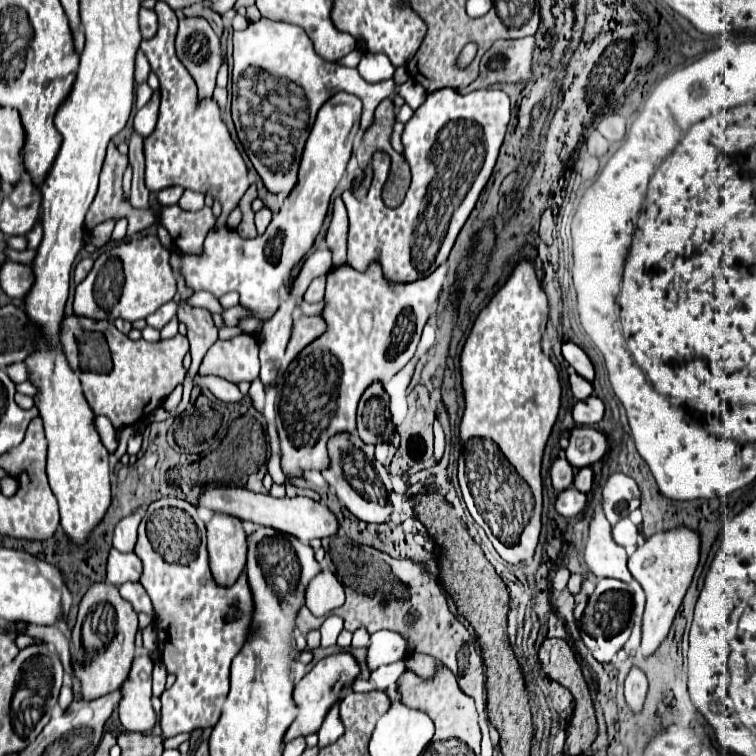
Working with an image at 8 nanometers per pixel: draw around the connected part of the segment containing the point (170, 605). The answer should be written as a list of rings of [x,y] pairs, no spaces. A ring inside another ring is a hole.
[[[182,500],[180,508],[192,516],[196,526],[198,540],[194,542],[194,550],[190,548],[190,542],[188,546],[180,546],[180,540],[174,548],[168,548],[164,538],[152,538],[148,534],[146,520],[142,520],[138,527],[138,540],[134,546],[134,554],[142,560],[140,584],[146,588],[154,606],[152,610],[160,660],[166,672],[176,676],[174,686],[160,698],[162,710],[158,726],[162,730],[162,738],[172,738],[180,732],[192,732],[196,728],[204,730],[216,726],[230,688],[230,662],[246,644],[246,638],[252,630],[252,592],[246,574],[240,574],[230,588],[218,586],[208,568],[204,522],[200,534],[196,508]],[[230,608],[238,610],[238,618],[228,622],[224,616]]]

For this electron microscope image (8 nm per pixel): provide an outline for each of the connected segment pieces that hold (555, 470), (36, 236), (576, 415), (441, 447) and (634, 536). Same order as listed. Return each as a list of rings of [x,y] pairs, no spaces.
[[[558,454],[558,458],[550,466],[550,480],[552,480],[554,490],[558,492],[558,490],[566,490],[566,486],[572,486],[574,472],[576,470],[566,462],[564,454]]]
[[[40,222],[24,238],[28,240],[28,250],[36,250],[38,244],[42,242],[42,226],[40,226]]]
[[[588,396],[586,400],[578,400],[572,408],[572,418],[576,424],[594,426],[602,420],[602,416],[604,416],[604,404],[596,396]]]
[[[438,420],[434,422],[434,458],[439,462],[444,454],[446,446],[445,435],[442,434],[442,428],[438,424]]]
[[[620,518],[612,526],[612,538],[618,540],[618,544],[624,548],[634,548],[638,542],[638,528],[630,522],[630,518]]]

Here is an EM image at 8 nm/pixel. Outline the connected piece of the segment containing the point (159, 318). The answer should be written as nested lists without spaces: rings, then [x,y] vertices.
[[[166,302],[154,314],[150,314],[146,318],[146,322],[148,322],[148,326],[154,326],[154,328],[162,330],[162,326],[166,326],[176,316],[176,310],[178,310],[178,304],[176,302]]]

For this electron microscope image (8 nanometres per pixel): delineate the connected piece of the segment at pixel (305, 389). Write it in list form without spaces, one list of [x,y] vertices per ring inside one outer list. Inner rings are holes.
[[[372,262],[364,272],[354,270],[350,264],[332,266],[326,276],[326,294],[322,318],[326,332],[310,342],[294,362],[286,368],[286,374],[278,380],[276,402],[276,426],[282,440],[282,470],[288,476],[300,476],[300,472],[326,466],[326,442],[330,434],[338,430],[350,430],[356,434],[356,406],[364,390],[374,382],[388,382],[400,372],[416,352],[422,328],[428,320],[428,306],[440,296],[446,278],[446,268],[436,268],[430,276],[414,282],[390,282],[382,274],[378,262]]]

